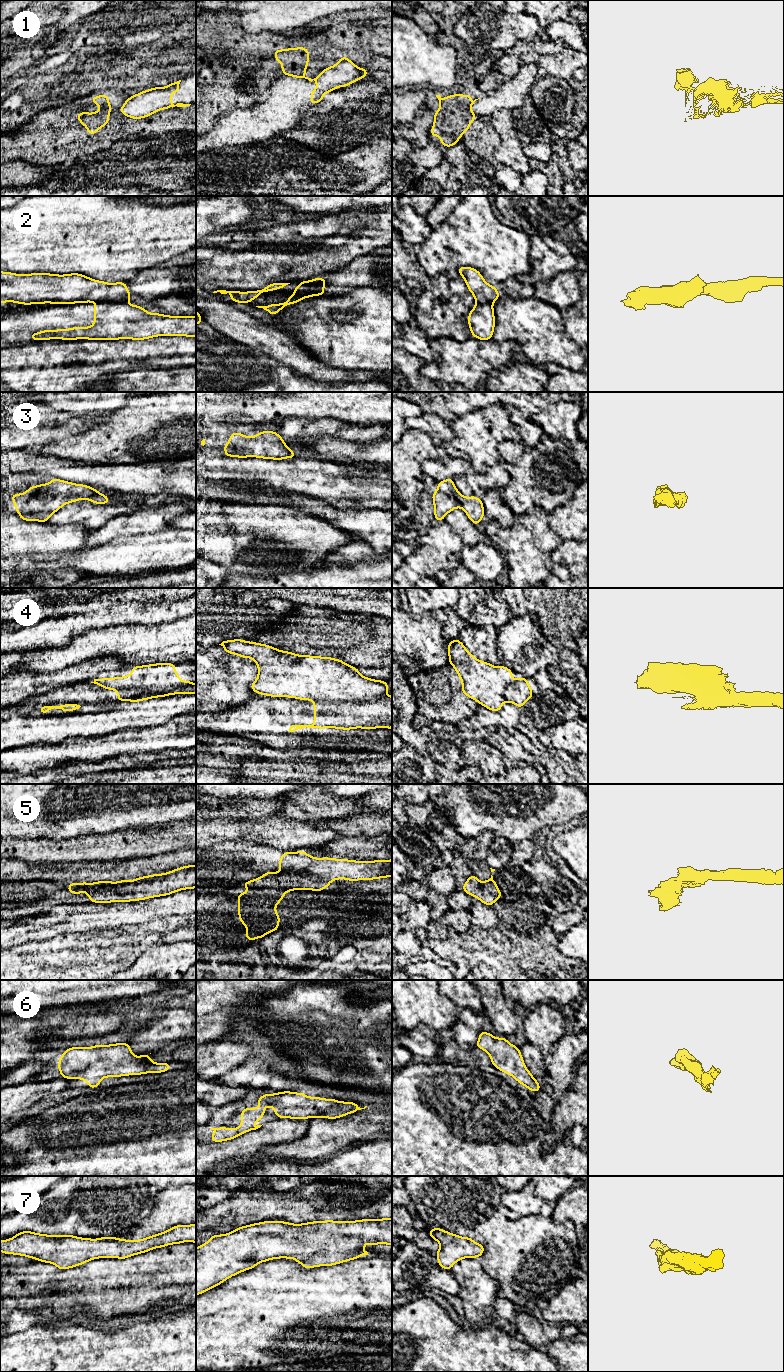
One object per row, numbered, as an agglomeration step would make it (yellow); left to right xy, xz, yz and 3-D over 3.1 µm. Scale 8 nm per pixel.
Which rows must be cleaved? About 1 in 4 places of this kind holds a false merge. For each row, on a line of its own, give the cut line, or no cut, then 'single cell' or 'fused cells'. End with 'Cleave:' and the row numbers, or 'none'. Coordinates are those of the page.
1: cut in xz along (308, 78), (310, 79); fused cells
2: cut in xy along (125, 301), (98, 303); fused cells
3: no cut; single cell
4: cut in xz along (387, 696), (363, 702), (309, 699); fused cells
5: no cut; single cell
6: no cut; single cell
7: no cut; single cell
Cleave: 1, 2, 4

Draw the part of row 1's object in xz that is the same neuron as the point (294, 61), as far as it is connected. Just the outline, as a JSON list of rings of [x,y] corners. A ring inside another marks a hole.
[[[305,47],[288,48],[284,50],[275,49],[275,60],[280,61],[283,75],[311,79],[305,76],[308,69],[309,51]]]

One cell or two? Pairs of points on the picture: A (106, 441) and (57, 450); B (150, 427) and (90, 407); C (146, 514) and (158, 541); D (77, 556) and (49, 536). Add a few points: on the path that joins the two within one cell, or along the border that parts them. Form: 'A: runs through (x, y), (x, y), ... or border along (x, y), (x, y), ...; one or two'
A: runs through (94, 446), (69, 448); one
B: border along (128, 403), (105, 414); two
C: border along (172, 526), (162, 531), (140, 533), (135, 536); two
D: runs through (70, 551), (56, 543); one

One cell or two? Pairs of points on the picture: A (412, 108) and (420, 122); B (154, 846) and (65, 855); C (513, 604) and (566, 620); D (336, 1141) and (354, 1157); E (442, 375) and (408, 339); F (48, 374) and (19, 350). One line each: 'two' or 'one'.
A: two
B: one
C: one
D: two
E: two
F: one

